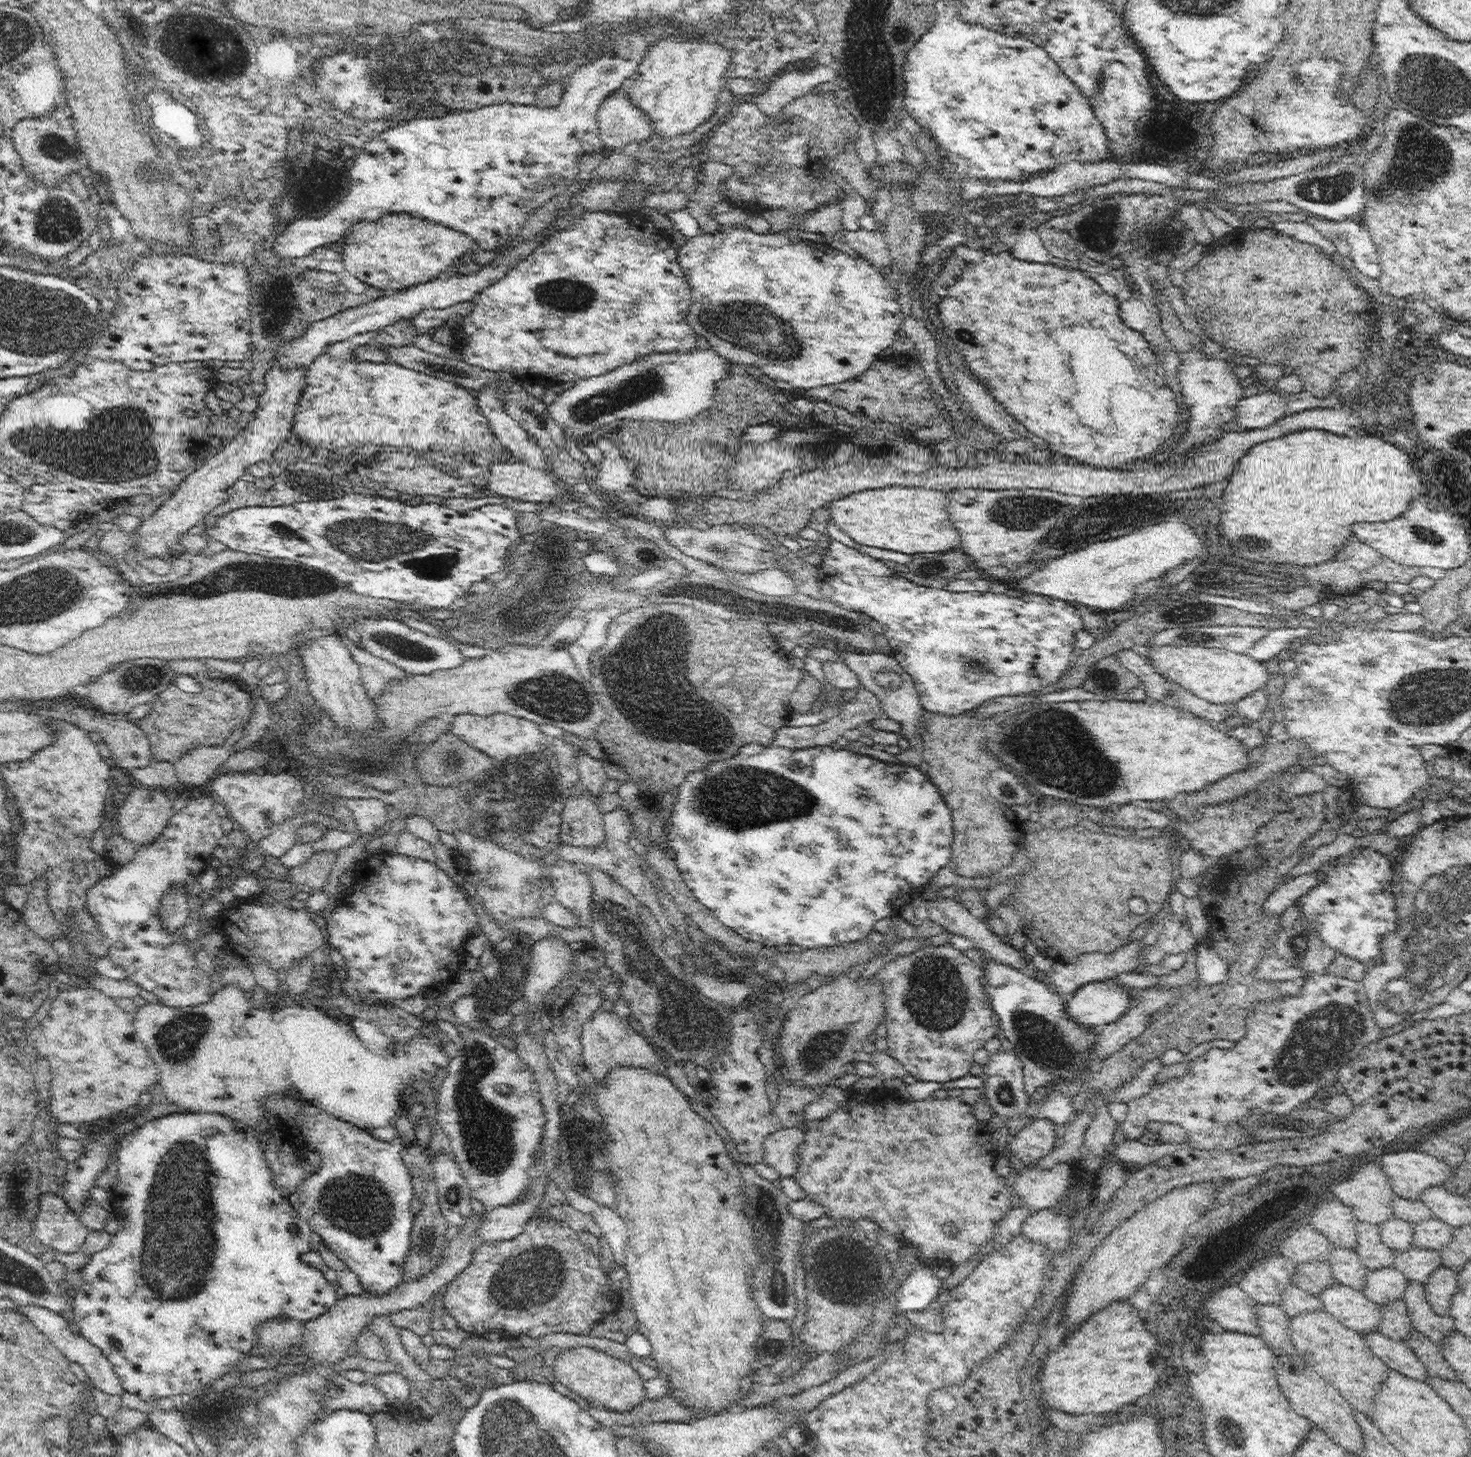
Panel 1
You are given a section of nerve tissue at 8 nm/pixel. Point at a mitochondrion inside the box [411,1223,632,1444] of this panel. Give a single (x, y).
(525, 1279)

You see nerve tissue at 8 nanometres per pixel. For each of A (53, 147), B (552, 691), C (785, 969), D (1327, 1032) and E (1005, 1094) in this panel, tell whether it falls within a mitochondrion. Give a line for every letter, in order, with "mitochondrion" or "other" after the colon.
A: mitochondrion
B: mitochondrion
C: other
D: mitochondrion
E: mitochondrion

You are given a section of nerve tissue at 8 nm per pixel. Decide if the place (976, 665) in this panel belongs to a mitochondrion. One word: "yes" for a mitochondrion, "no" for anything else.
yes

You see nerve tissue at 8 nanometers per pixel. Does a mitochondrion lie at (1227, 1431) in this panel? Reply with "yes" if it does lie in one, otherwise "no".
yes

